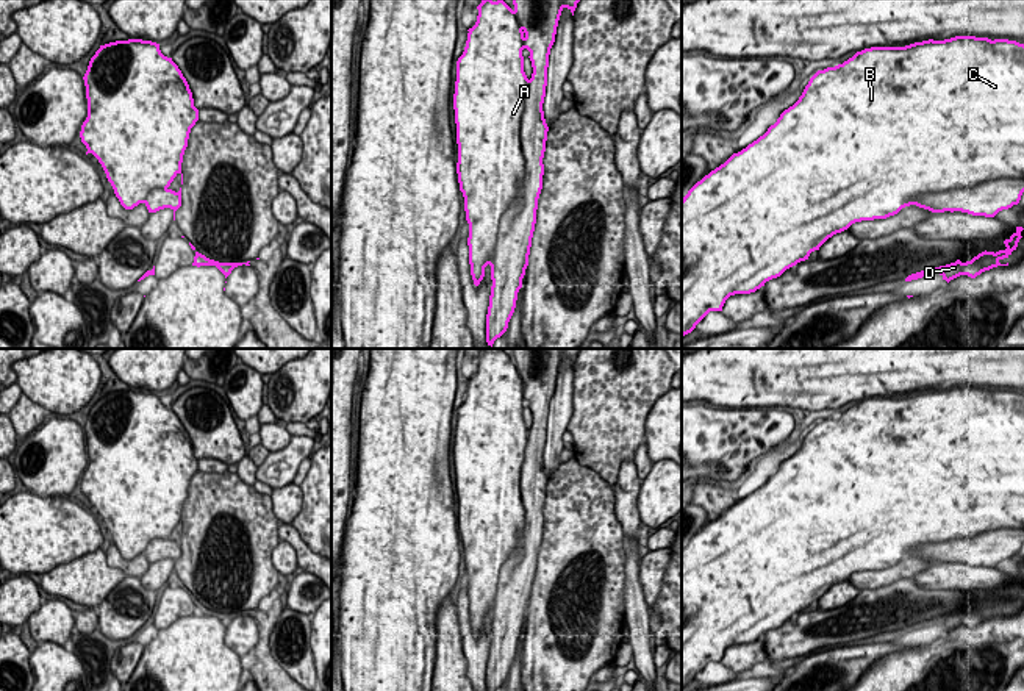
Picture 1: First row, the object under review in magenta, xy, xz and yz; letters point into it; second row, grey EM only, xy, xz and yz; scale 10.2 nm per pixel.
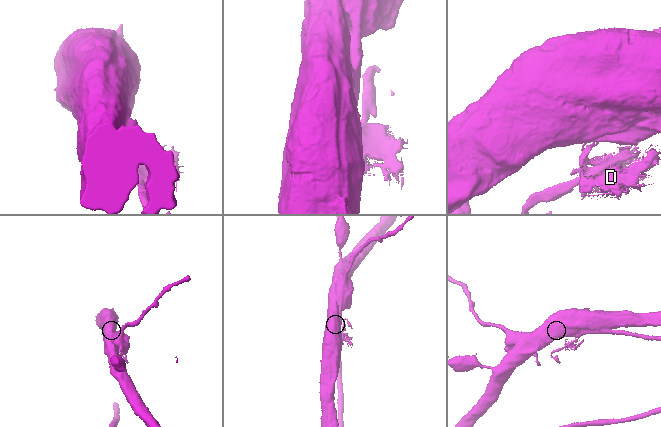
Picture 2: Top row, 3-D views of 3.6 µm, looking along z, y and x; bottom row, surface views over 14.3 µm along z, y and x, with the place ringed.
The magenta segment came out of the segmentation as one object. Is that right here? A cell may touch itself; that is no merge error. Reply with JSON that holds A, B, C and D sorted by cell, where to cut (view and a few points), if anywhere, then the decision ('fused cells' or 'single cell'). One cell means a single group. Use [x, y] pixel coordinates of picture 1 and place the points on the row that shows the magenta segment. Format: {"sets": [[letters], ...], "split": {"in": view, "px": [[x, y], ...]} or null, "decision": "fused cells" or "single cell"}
{"sets": [["A", "B", "C"], ["D"]], "split": {"in": "xz", "px": [[529, 80], [524, 177], [501, 218], [491, 279]]}, "decision": "fused cells"}

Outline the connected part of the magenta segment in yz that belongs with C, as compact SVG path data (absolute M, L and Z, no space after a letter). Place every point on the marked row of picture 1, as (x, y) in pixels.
M955 36L944 41L922 41L905 47L871 47L857 52L852 58L835 67L818 70L805 86L799 100L785 109L777 122L768 128L768 131L757 141L749 144L738 153L733 153L724 164L711 170L700 181L697 181L688 194L682 199L682 338L691 333L696 325L710 313L722 311L725 300L735 294L750 294L764 286L766 281L780 277L786 269L796 266L800 261L808 260L810 253L819 250L819 247L833 235L847 230L852 224L861 220L886 219L897 214L902 208L916 205L915 200L921 195L932 192L944 192L954 188L974 188L983 181L996 178L1024 178L1024 44L1008 39L988 39L976 36Z

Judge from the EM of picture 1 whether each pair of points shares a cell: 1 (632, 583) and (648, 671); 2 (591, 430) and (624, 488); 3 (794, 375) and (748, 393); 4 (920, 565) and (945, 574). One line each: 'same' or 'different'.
1: same
2: different
3: same
4: different

